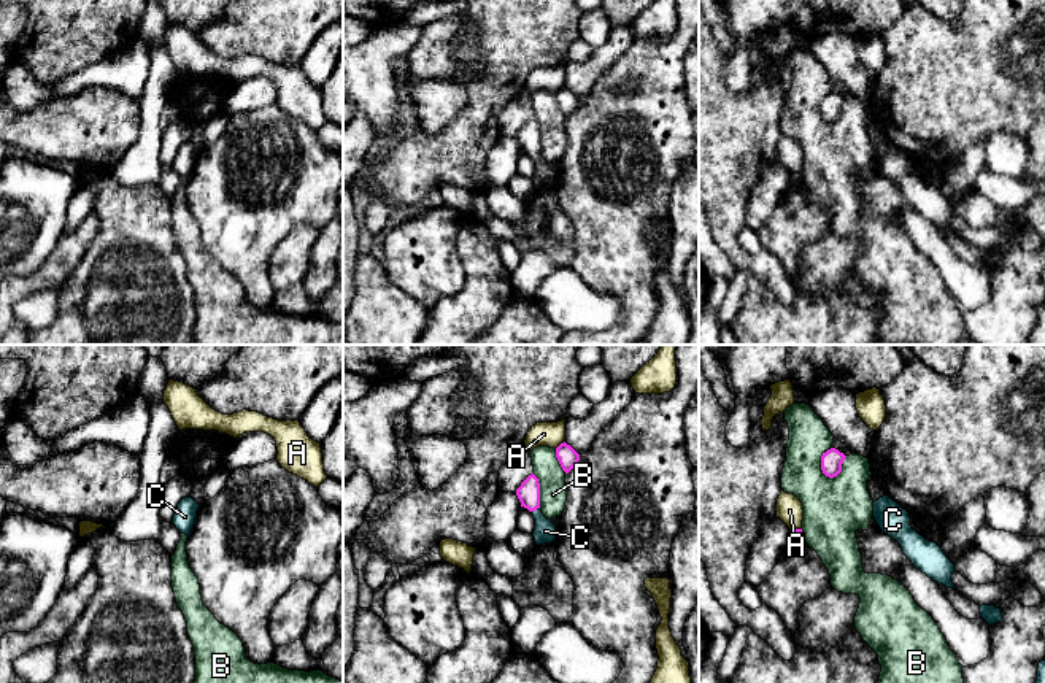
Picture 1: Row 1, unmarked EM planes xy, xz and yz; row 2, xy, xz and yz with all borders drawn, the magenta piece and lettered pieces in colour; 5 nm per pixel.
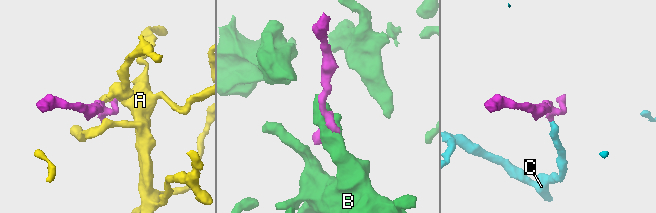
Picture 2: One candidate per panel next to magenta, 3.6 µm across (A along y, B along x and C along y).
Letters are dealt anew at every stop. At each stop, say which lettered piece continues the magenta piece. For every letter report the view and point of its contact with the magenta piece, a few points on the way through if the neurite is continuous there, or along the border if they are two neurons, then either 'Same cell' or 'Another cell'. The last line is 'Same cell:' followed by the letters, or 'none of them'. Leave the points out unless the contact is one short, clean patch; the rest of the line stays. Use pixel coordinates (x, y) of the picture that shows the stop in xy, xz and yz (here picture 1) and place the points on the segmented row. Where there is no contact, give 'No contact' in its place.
A: Touches magenta at yz (796, 529). Boundary: yz (801, 528), (791, 531). Another cell
B: Touches magenta at yz (837, 474). Another cell
C: Touches magenta at xz (535, 509). Path across: xz (528, 493), (535, 509), (545, 531). Same cell
Same cell: C

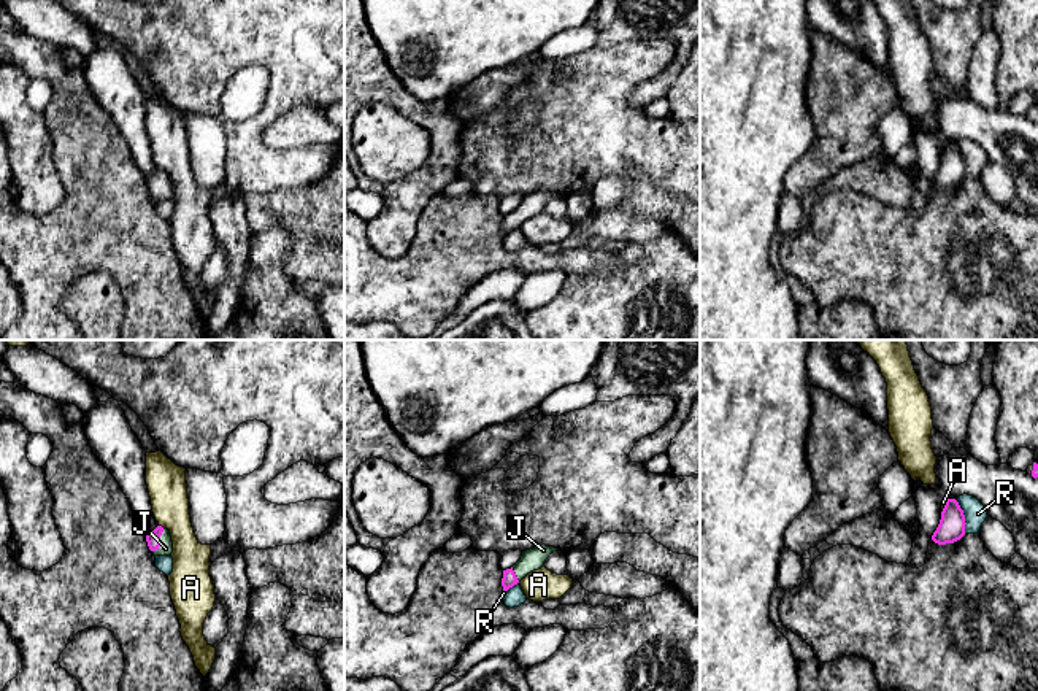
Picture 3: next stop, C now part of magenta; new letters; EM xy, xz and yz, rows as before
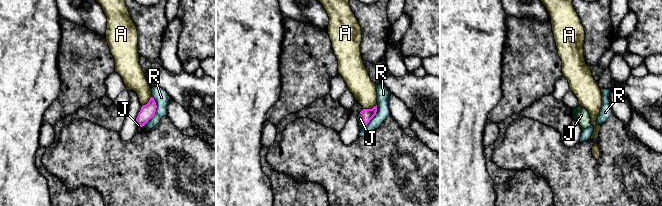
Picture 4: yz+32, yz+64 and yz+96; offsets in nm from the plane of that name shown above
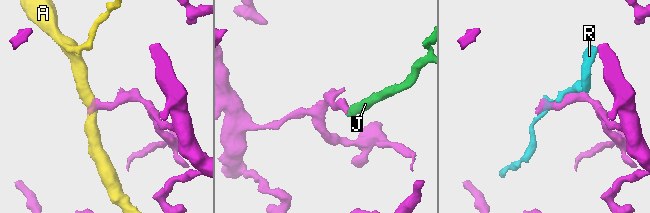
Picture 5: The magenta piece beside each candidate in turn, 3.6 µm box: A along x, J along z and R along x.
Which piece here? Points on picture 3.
A: Touches magenta at xy (161, 526). Another cell
J: Touches magenta at xy (159, 540). Path across: xy (153, 537), (159, 540), (165, 548). Same cell
R: Touches magenta at yz (964, 517). Another cell
Same cell: J

